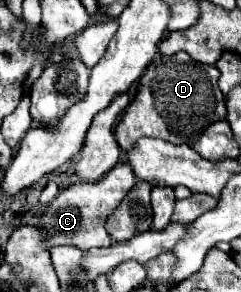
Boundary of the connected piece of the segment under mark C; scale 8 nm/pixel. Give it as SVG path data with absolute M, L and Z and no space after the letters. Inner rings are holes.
M118 163L108 175L100 177L94 183L74 183L68 189L64 189L46 209L44 209L44 223L40 229L48 235L44 235L46 249L54 245L76 245L82 251L88 251L92 247L110 247L112 237L106 231L106 219L112 215L112 211L122 203L122 199L128 195L128 191L134 187L136 177L128 163Z

